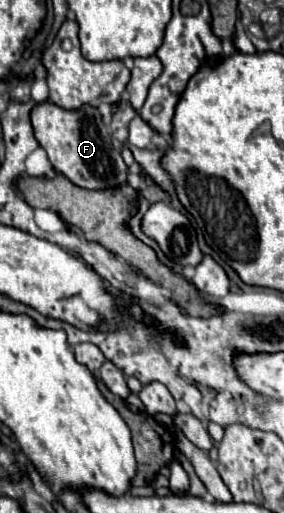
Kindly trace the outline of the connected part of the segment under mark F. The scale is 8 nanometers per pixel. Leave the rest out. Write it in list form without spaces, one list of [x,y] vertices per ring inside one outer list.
[[[45,101],[33,109],[31,125],[55,171],[63,173],[75,185],[85,189],[107,189],[123,185],[127,181],[127,167],[121,159],[121,153],[111,143],[111,135],[97,107],[81,105],[79,109],[67,111]]]

